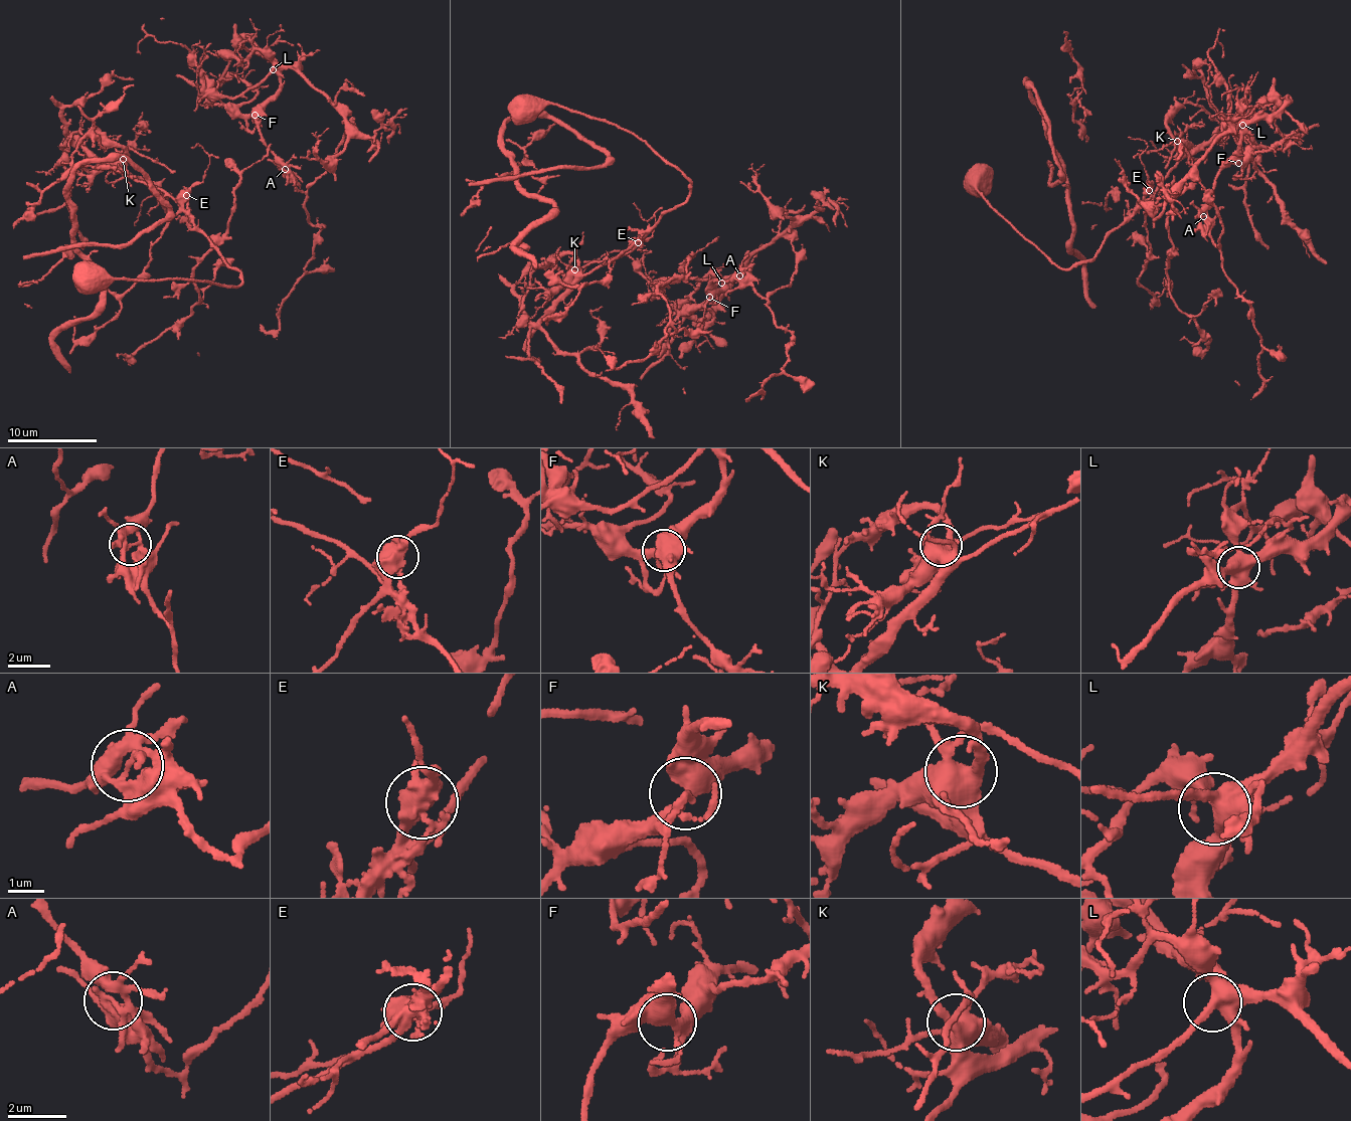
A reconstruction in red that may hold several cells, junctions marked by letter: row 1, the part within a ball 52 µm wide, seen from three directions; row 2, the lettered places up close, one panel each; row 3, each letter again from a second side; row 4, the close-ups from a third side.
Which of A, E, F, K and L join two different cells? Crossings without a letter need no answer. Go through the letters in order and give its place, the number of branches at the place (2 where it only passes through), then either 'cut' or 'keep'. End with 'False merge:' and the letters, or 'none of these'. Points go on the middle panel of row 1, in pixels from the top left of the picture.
A: (739, 275) | 3 | cut
E: (638, 242) | 5 | cut
F: (709, 297) | 3 | keep
K: (574, 269) | 5 | keep
L: (721, 283) | 7 | keep
False merge: A, E

